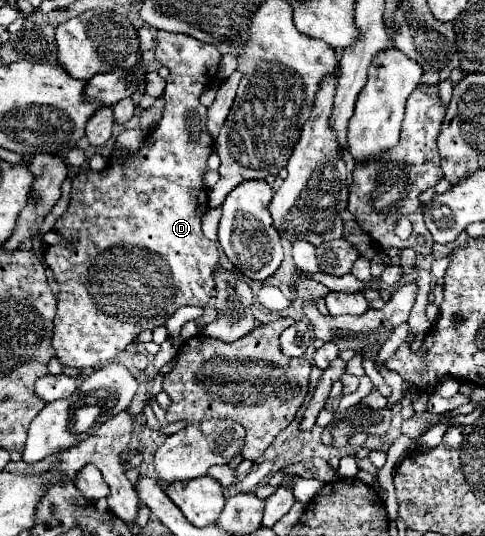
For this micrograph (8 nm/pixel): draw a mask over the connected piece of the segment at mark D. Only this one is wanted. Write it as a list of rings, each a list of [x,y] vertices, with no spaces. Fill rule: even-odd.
[[[157,31],[157,47],[155,47],[155,59],[159,63],[163,63],[171,73],[167,77],[167,89],[165,89],[165,111],[161,121],[157,123],[157,127],[149,133],[147,141],[143,143],[141,149],[137,151],[119,151],[111,155],[107,167],[103,171],[79,171],[73,177],[73,187],[71,187],[71,197],[69,197],[69,207],[67,211],[55,221],[53,231],[69,241],[71,245],[50,245],[45,251],[45,265],[53,271],[53,279],[59,285],[59,295],[57,295],[57,313],[55,313],[55,329],[53,329],[53,347],[55,347],[55,355],[63,365],[69,367],[101,367],[105,363],[109,363],[109,359],[113,359],[117,353],[125,351],[127,345],[133,343],[133,339],[145,331],[145,329],[155,329],[159,325],[165,325],[167,319],[185,305],[197,305],[197,307],[205,307],[211,291],[215,289],[215,279],[213,273],[219,265],[219,245],[215,241],[209,241],[202,231],[202,216],[209,209],[208,193],[203,187],[203,175],[207,173],[207,159],[213,153],[213,137],[211,133],[205,129],[205,121],[207,121],[207,109],[199,103],[199,95],[203,93],[203,83],[207,83],[207,79],[213,77],[213,73],[217,73],[219,61],[221,61],[221,53],[217,53],[217,49],[213,49],[213,45],[197,41],[193,37],[185,37],[181,33],[165,33],[165,31]]]

